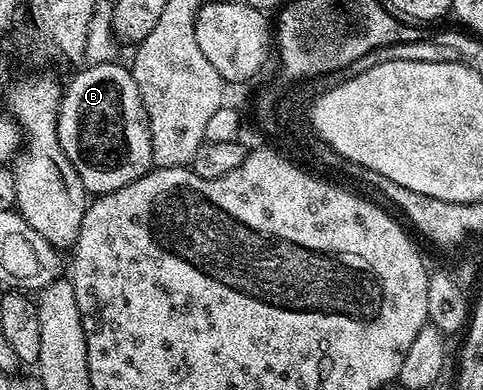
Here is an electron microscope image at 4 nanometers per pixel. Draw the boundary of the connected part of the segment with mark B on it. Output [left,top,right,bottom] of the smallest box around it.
[57,62,153,193]

